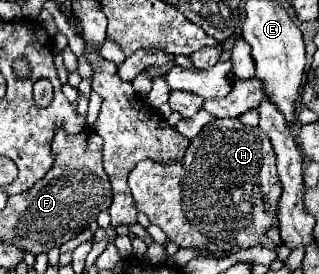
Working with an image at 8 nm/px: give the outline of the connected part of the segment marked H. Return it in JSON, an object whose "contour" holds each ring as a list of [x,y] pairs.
{"contour":[[[216,119],[192,139],[184,153],[184,159],[178,163],[178,169],[180,171],[172,171],[172,165],[140,161],[128,177],[136,209],[148,215],[150,223],[158,225],[172,243],[180,247],[206,247],[212,251],[228,251],[228,239],[234,239],[234,243],[242,249],[256,243],[274,249],[274,243],[264,237],[264,231],[276,223],[282,185],[276,173],[274,149],[268,135],[260,131],[260,127],[242,125],[238,119]]]}

